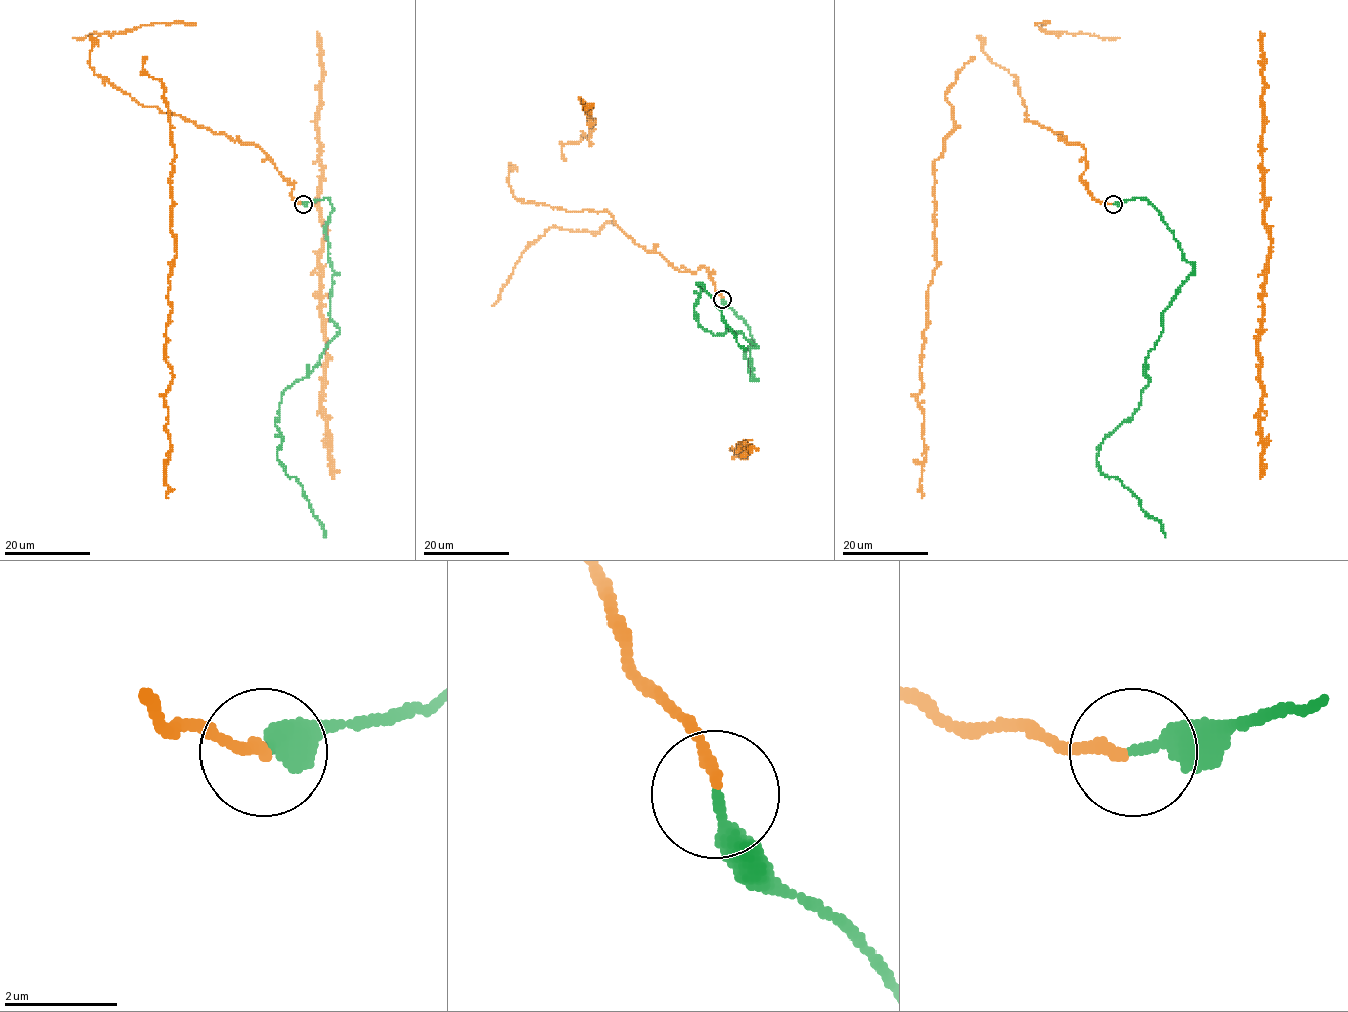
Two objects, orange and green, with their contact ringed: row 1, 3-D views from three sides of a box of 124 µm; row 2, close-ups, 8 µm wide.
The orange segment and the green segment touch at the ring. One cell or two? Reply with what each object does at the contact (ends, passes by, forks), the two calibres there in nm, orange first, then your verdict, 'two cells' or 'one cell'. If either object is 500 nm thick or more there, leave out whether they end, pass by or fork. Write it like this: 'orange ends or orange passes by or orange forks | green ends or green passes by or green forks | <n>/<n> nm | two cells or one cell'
orange ends | green ends | 200/260 nm | one cell

